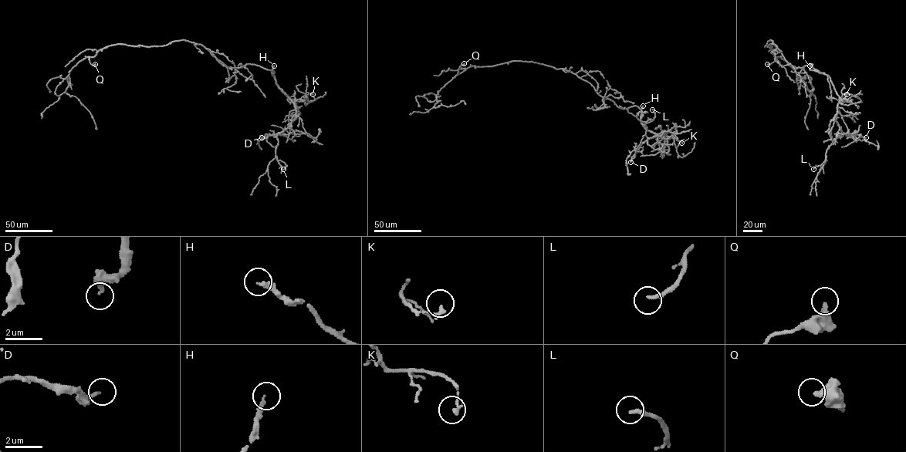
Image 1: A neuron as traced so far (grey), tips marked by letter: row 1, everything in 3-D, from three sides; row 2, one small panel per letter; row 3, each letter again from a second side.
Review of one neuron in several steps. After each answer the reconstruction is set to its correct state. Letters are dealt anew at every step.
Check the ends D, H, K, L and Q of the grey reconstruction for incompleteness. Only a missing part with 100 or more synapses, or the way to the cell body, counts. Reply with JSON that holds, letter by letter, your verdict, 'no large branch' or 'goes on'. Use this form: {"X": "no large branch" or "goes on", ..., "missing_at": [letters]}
{"D": "no large branch", "H": "goes on", "K": "no large branch", "L": "no large branch", "Q": "no large branch", "missing_at": ["H"]}

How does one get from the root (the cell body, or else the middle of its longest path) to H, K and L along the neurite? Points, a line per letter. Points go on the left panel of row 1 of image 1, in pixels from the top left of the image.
H: (213, 55), (228, 68), (254, 64), (273, 72), (271, 72), (274, 65)
K: (213, 55), (228, 68), (254, 64), (272, 70), (278, 88), (293, 102), (312, 94)
L: (213, 55), (228, 68), (254, 64), (273, 71), (295, 111), (276, 136), (283, 169)

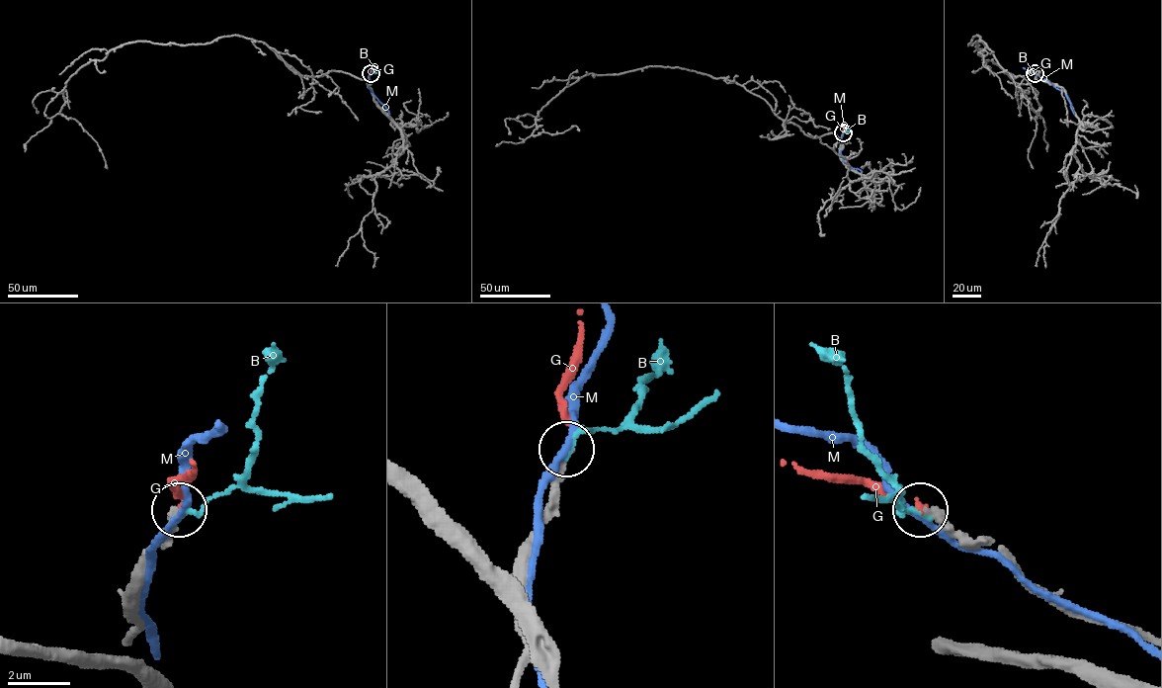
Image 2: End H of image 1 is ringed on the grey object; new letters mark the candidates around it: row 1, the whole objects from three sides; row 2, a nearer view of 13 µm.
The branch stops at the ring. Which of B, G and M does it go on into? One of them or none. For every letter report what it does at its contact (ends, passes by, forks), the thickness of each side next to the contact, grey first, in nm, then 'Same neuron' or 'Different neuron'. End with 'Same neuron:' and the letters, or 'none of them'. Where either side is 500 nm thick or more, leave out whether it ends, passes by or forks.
B: It ends there. Thickness 320 nm (grey) against 100 nm. Different neuron
G: It ends there. Thickness 280 nm (grey) against 130 nm. Same neuron
M: It passes by. Thickness 360 nm (grey) against 220 nm. Different neuron
Same neuron: G

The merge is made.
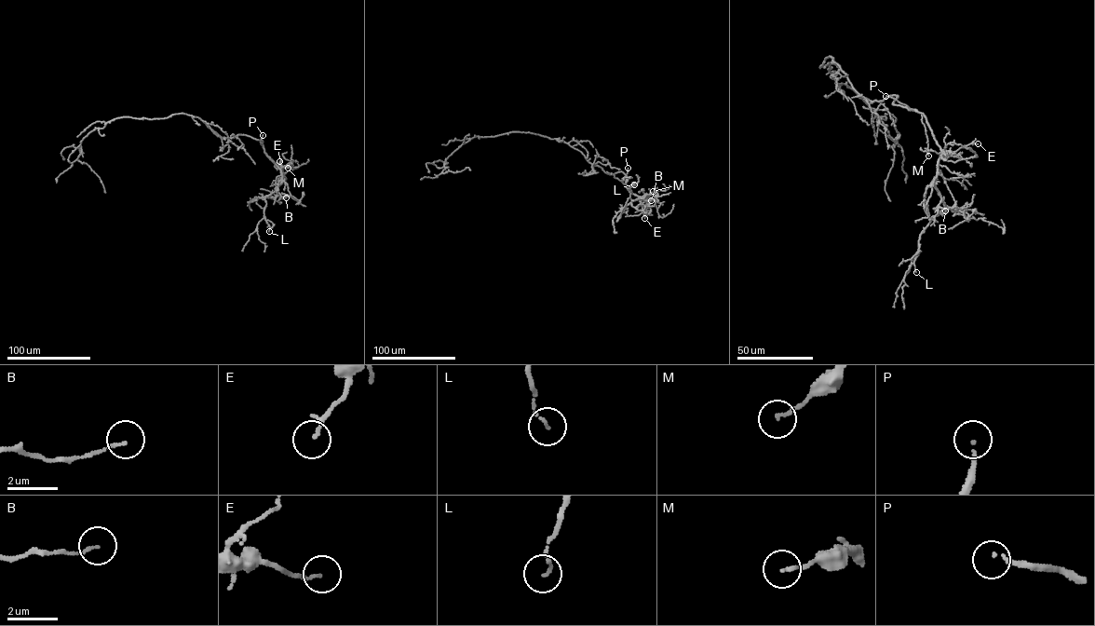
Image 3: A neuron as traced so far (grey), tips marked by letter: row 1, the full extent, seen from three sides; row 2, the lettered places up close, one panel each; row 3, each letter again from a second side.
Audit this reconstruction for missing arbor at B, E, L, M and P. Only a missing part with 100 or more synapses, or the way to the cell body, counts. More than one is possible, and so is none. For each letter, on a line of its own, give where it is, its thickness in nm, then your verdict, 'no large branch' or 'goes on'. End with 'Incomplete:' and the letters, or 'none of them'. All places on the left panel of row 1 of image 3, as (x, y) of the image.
B: (286, 197) | 110 nm | no large branch
E: (279, 161) | 150 nm | no large branch
L: (269, 231) | 110 nm | no large branch
M: (288, 168) | 110 nm | no large branch
P: (263, 135) | 120 nm | goes on
Incomplete: P

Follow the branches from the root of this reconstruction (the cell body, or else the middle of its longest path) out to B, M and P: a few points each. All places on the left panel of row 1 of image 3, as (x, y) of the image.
B: (209, 127), (222, 138), (245, 134), (263, 141), (280, 171), (282, 183), (276, 191), (278, 199), (286, 197)
M: (209, 127), (222, 138), (245, 134), (261, 140), (266, 156), (279, 168), (292, 165), (288, 168)
P: (209, 127), (222, 138), (245, 134), (262, 142), (263, 135)

